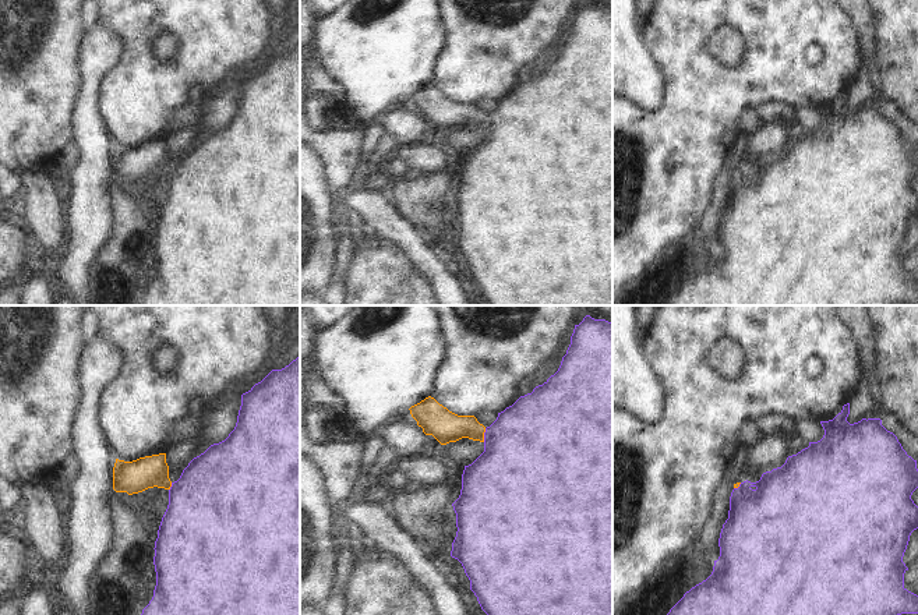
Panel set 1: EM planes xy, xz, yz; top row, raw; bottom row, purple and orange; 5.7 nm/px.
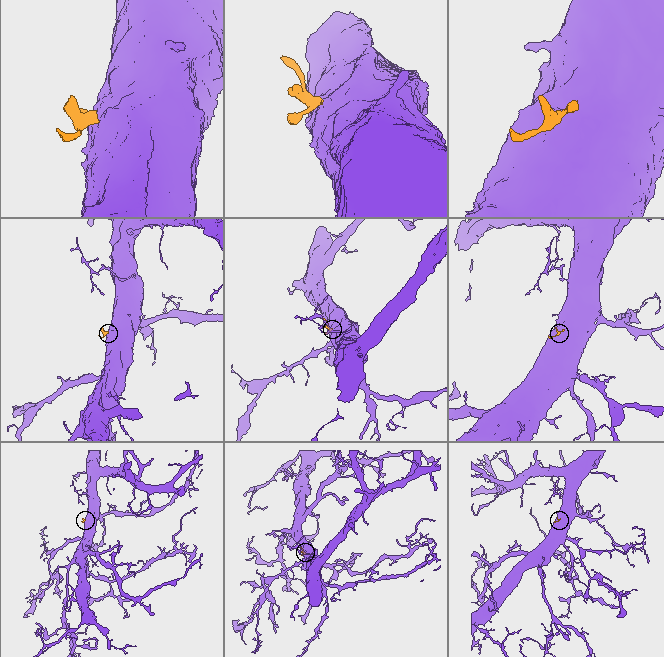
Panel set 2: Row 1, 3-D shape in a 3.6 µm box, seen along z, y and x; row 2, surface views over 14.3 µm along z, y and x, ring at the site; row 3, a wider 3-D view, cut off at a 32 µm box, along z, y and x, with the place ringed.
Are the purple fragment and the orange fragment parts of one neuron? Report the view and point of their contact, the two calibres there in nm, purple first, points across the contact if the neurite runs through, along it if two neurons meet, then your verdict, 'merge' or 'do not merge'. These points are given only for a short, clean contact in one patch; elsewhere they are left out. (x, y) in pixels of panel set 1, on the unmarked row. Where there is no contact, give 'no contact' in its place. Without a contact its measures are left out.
meets purple in xz at (484, 123); 480 nm thick on the purple side, 180 nm on the other; runs through xz (525, 137), (484, 123), (469, 115), (444, 113); merge

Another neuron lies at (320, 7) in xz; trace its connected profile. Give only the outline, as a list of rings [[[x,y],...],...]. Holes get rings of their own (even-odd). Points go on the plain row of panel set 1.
[[[306,0],[313,13],[319,17],[319,15],[328,15],[329,13],[340,8],[345,6],[349,0]]]

